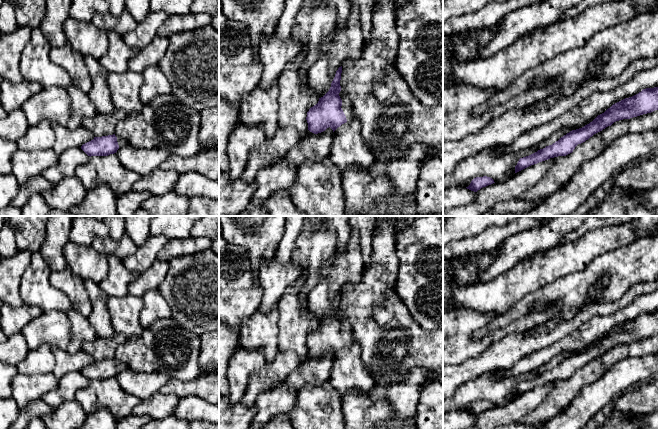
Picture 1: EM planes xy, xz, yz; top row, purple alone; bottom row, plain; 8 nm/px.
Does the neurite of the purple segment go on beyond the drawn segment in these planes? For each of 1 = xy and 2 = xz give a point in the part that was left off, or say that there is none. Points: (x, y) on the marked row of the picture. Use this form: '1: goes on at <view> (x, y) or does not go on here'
1: goes on at xy (122, 142)
2: goes on at xz (346, 107)

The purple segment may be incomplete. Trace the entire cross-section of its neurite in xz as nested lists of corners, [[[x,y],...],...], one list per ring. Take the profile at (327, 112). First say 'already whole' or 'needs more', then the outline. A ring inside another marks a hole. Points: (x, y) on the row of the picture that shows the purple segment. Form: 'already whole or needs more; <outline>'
needs more; [[[342,66],[336,71],[329,91],[307,112],[308,130],[314,134],[321,133],[329,127],[334,132],[342,124],[352,121],[350,103],[343,102],[339,96],[341,73]]]

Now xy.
needs more; [[[115,134],[94,137],[93,140],[83,144],[81,149],[88,156],[108,156],[114,154],[120,147],[125,146],[128,142],[123,138],[117,138]]]

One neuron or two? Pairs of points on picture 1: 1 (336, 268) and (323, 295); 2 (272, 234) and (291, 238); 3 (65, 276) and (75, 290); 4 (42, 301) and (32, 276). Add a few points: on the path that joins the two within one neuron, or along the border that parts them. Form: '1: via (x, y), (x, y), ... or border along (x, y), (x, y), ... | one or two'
1: via (336, 275), (328, 288) | one
2: border along (285, 226), (283, 236), (274, 255) | two
3: via (65, 279), (72, 287) | one
4: via (42, 295), (35, 288), (35, 282) | one

